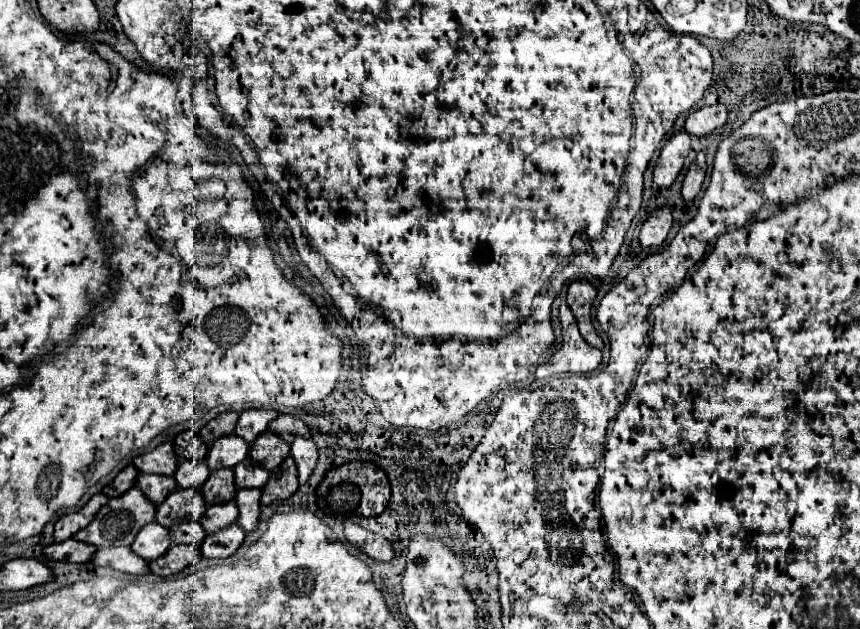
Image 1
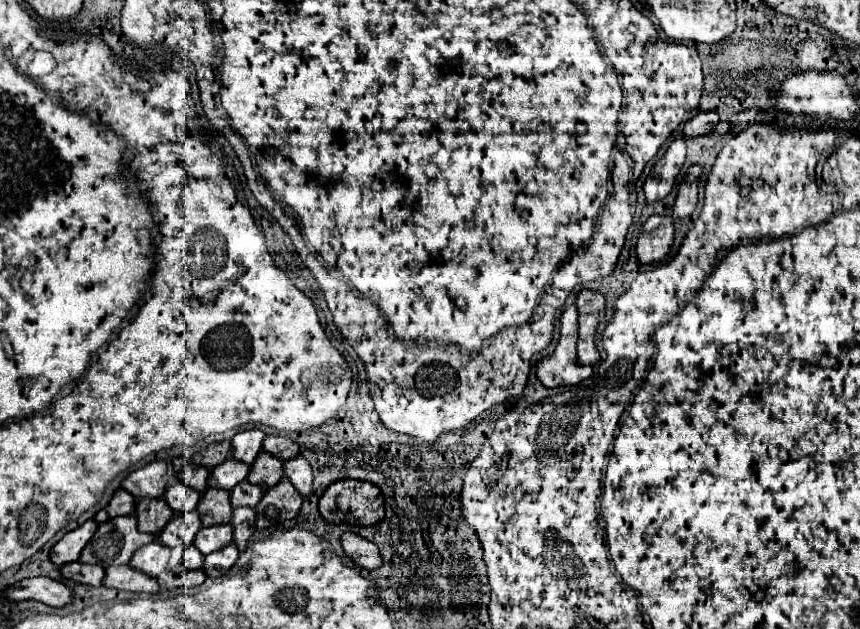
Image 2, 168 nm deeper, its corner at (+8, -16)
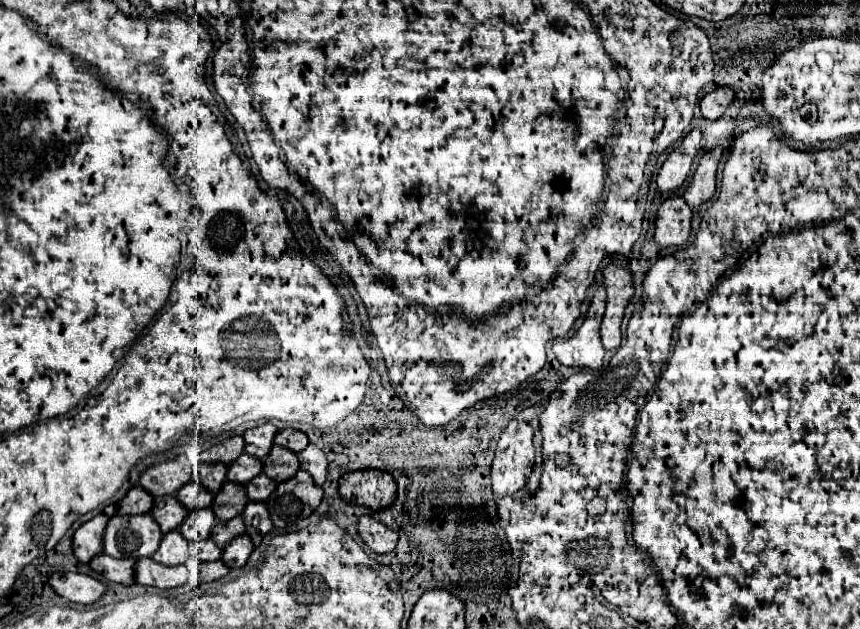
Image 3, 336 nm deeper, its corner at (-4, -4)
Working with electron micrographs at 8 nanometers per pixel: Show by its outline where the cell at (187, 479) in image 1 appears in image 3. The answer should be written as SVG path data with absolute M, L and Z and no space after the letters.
M190 480L188 484L184 484L180 490L178 490L178 500L188 508L188 510L198 510L198 508L206 508L212 504L214 500L214 494L202 486L200 482L194 482Z

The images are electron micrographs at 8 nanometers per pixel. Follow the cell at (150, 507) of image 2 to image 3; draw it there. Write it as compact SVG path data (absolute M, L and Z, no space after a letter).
M158 496L154 498L154 506L150 510L154 520L160 524L162 532L176 530L178 524L182 524L184 516L188 514L188 508L176 500L176 496Z

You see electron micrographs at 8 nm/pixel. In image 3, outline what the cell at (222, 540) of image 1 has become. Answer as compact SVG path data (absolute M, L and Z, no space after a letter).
M242 534L242 536L238 536L238 540L232 540L230 544L226 544L226 548L222 550L222 562L228 568L242 568L252 550L254 550L254 544L252 544L250 536Z

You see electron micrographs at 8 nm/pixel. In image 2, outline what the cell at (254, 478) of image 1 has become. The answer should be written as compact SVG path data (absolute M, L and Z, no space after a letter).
M244 480L242 484L238 484L232 492L230 492L230 500L232 500L232 506L248 506L248 508L254 508L260 498L262 498L262 488L250 484L248 480Z

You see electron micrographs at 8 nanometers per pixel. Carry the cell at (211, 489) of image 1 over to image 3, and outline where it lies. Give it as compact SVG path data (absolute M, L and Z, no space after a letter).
M226 482L218 490L218 494L214 496L212 512L216 514L218 520L226 522L226 520L242 514L246 502L248 502L248 496L246 496L244 486L242 484L234 484L234 482Z

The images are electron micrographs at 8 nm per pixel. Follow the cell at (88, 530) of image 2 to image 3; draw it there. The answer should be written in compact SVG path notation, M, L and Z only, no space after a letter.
M98 514L98 516L94 516L92 520L84 522L84 524L74 532L72 550L74 550L74 556L76 556L80 562L86 564L92 556L96 556L96 554L102 552L102 534L104 534L106 522L108 522L108 516Z

